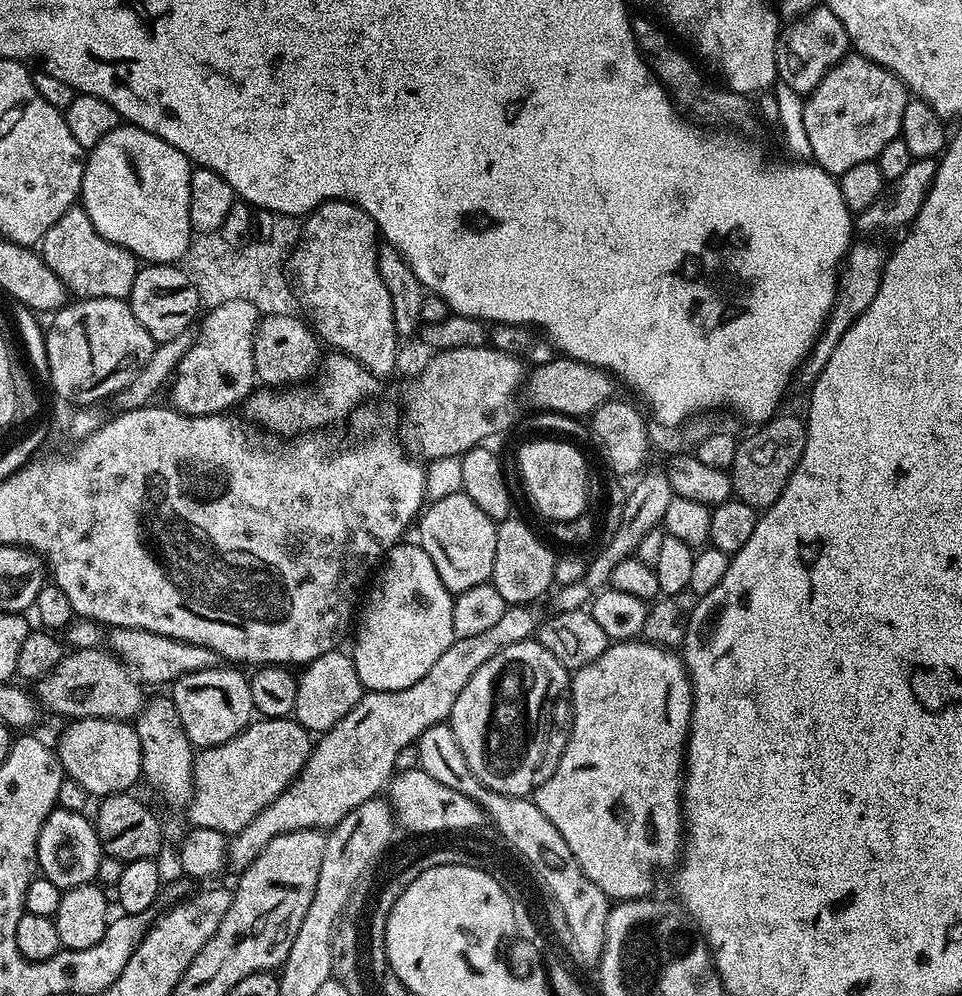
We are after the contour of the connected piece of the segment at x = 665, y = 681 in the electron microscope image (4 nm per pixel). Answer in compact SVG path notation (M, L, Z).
M643 639L622 640L609 643L608 649L597 660L587 664L585 668L575 669L570 680L570 696L572 692L572 733L564 744L564 753L556 764L556 769L548 777L541 779L534 789L534 799L538 810L554 822L554 830L566 838L566 846L574 854L578 866L613 901L639 900L647 897L656 880L656 872L663 868L669 870L677 867L682 856L682 849L686 839L684 826L684 814L682 811L682 789L684 777L682 765L686 760L686 745L688 742L688 729L692 726L692 682L684 661L675 651L665 650L653 643L647 643Z

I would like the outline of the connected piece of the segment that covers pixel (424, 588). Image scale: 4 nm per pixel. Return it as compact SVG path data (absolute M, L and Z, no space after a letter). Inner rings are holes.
M401 542L389 548L375 576L371 581L372 589L371 584L367 589L368 597L366 592L362 600L362 611L358 616L358 627L355 629L356 645L350 648L350 655L358 670L358 678L364 683L367 691L406 690L406 686L414 686L414 682L418 682L418 678L422 678L426 670L430 670L430 666L434 666L434 662L438 662L442 654L446 654L446 650L456 639L452 613L454 596L448 591L442 578L438 578L438 570L434 570L430 554L426 554L426 550L416 542Z

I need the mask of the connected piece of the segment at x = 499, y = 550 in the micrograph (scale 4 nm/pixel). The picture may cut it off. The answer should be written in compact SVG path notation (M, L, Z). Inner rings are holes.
M509 518L497 523L494 570L490 583L498 590L498 594L502 594L502 598L509 606L536 604L539 596L547 597L553 587L557 553L551 552L536 537L535 530L526 521L516 519Z

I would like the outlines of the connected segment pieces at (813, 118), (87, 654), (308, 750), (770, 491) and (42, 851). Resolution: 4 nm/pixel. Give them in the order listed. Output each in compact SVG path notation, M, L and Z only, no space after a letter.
M859 54L845 56L824 75L822 82L818 82L816 89L804 101L802 126L810 138L811 159L837 178L850 170L850 166L858 166L858 162L875 160L886 142L899 137L902 114L906 114L909 99L908 89L890 69Z
M103 647L95 648L77 648L69 651L58 662L58 666L54 666L54 670L50 674L46 674L40 680L35 681L34 695L41 707L52 712L57 712L60 716L68 716L72 720L85 720L87 716L90 718L106 718L107 720L126 720L131 721L140 713L140 709L146 703L145 689L135 676L132 675L128 665L111 652Z
M256 718L234 738L218 746L199 749L192 762L192 799L186 805L189 820L187 823L193 828L209 828L225 834L242 831L300 775L302 766L306 766L308 756L312 753L313 743L313 737L308 729L302 727L295 718L283 720Z
M777 414L764 421L748 437L741 439L736 446L734 462L730 469L732 491L735 499L746 502L746 506L763 510L778 502L778 494L786 490L790 474L802 458L806 446L806 424L796 416Z
M59 806L42 822L42 834L38 834L36 863L41 877L62 890L91 884L98 874L98 862L102 855L95 823L87 820L84 812L71 812Z

